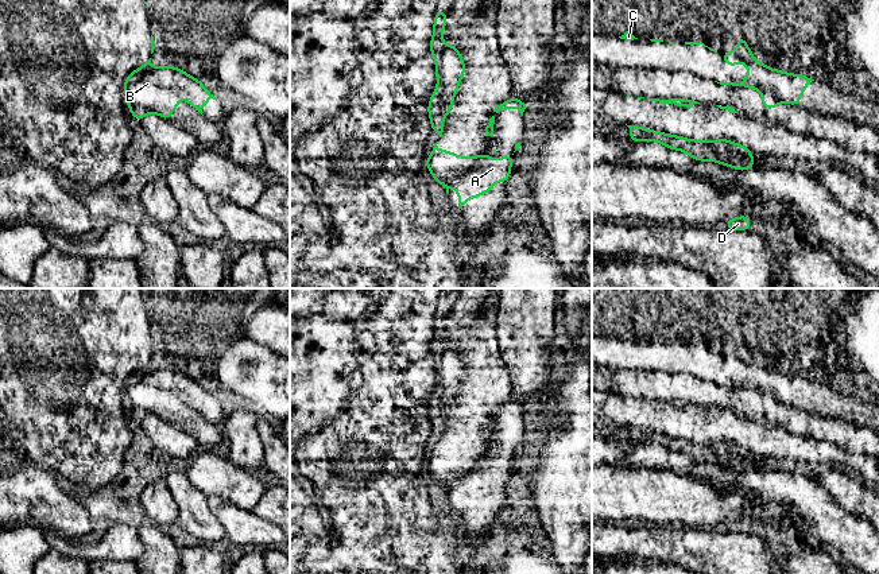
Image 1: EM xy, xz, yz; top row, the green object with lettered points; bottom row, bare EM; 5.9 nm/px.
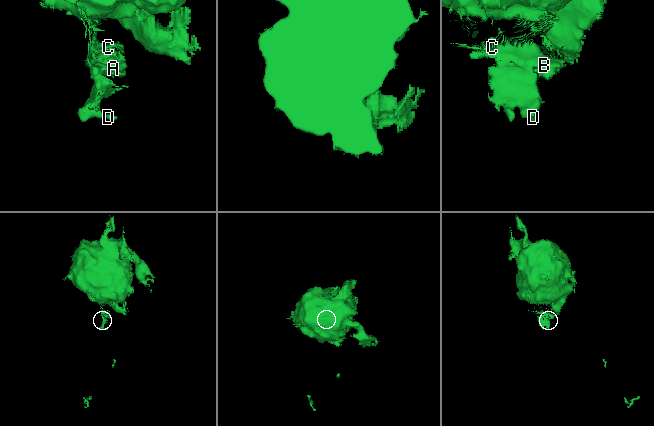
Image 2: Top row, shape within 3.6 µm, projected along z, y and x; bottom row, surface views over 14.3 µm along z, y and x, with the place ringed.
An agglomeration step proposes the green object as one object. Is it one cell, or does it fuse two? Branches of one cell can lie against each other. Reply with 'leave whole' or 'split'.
split

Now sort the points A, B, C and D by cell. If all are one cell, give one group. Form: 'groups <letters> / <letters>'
groups A / B C D

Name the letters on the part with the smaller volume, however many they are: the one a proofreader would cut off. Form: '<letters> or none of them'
A

